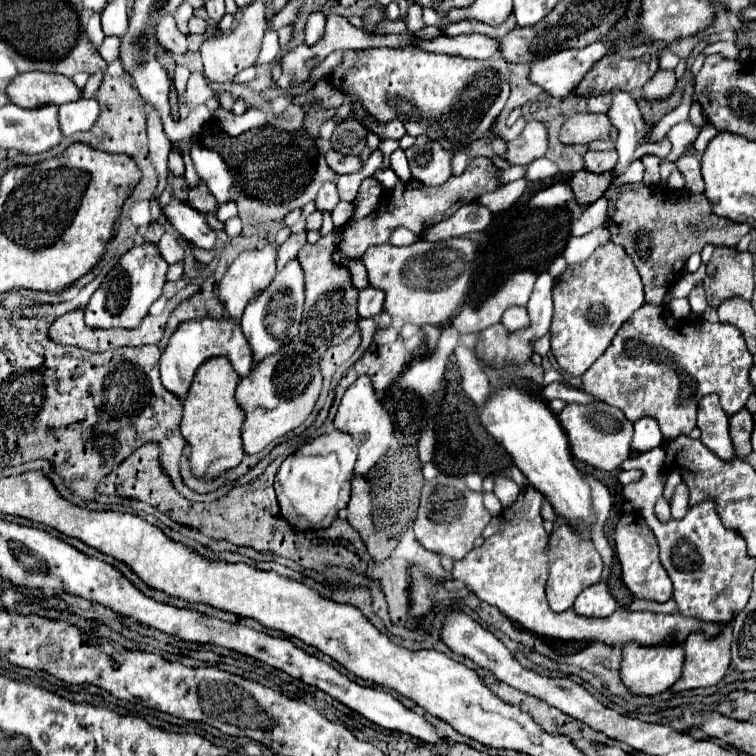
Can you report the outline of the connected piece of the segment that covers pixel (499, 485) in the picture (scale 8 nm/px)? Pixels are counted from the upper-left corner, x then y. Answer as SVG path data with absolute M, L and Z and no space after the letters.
M500 475L496 478L493 493L500 499L500 503L504 507L510 507L516 501L516 497L518 497L520 487L510 478Z

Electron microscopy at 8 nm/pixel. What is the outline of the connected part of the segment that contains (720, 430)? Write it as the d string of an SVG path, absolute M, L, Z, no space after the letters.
M706 395L700 405L698 405L698 429L702 431L702 443L714 451L718 457L722 459L732 459L734 457L734 449L730 443L730 435L728 435L728 415L724 413L724 409L720 407L718 395Z

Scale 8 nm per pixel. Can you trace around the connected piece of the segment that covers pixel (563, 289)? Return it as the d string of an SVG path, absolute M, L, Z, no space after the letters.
M610 241L598 247L584 263L566 269L558 277L552 297L552 353L566 373L580 377L606 351L620 325L644 303L644 289L632 259L620 245Z

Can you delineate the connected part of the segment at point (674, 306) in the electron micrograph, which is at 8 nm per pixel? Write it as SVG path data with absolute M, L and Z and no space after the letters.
M672 299L668 305L670 305L670 313L674 319L686 319L690 315L688 299Z

